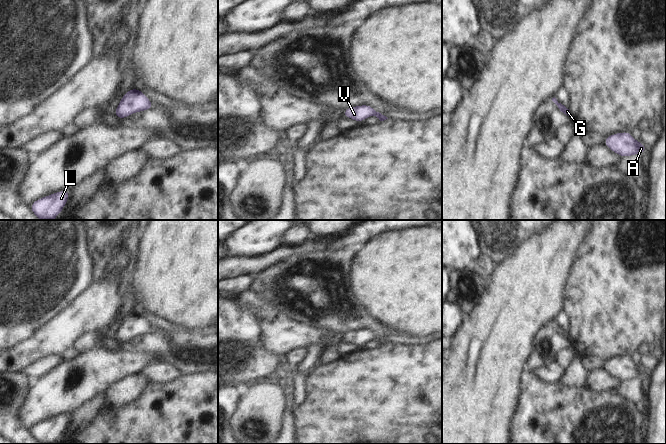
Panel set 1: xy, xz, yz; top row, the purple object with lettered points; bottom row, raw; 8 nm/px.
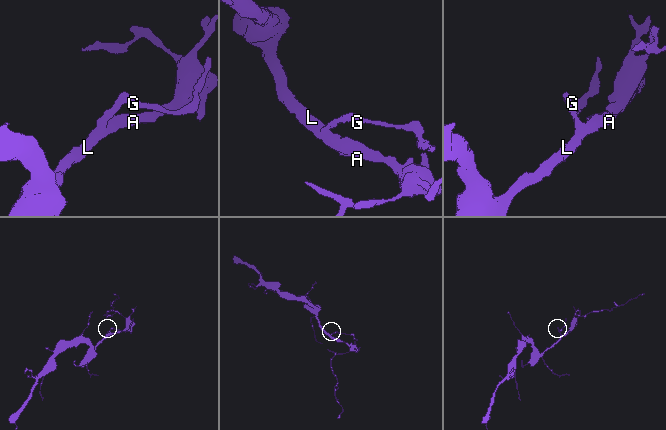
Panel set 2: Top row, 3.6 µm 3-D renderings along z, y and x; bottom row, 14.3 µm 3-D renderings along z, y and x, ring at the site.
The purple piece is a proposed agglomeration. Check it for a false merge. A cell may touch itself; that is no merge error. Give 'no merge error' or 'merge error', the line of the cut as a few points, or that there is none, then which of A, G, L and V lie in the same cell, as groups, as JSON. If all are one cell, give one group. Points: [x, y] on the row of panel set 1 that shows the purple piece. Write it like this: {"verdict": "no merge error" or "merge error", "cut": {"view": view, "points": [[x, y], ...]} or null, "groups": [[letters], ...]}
{"verdict": "no merge error", "cut": null, "groups": [["A", "G", "L", "V"]]}

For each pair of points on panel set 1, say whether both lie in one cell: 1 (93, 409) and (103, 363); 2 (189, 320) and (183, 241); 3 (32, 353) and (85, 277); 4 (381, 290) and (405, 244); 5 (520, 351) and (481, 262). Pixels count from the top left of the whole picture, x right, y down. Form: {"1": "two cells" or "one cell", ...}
{"1": "two cells", "2": "one cell", "3": "two cells", "4": "one cell", "5": "two cells"}

